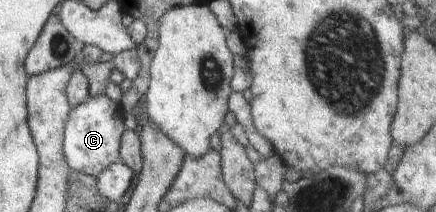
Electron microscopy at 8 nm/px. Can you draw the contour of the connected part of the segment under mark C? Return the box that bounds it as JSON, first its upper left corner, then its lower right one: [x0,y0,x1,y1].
[63,94,129,177]

